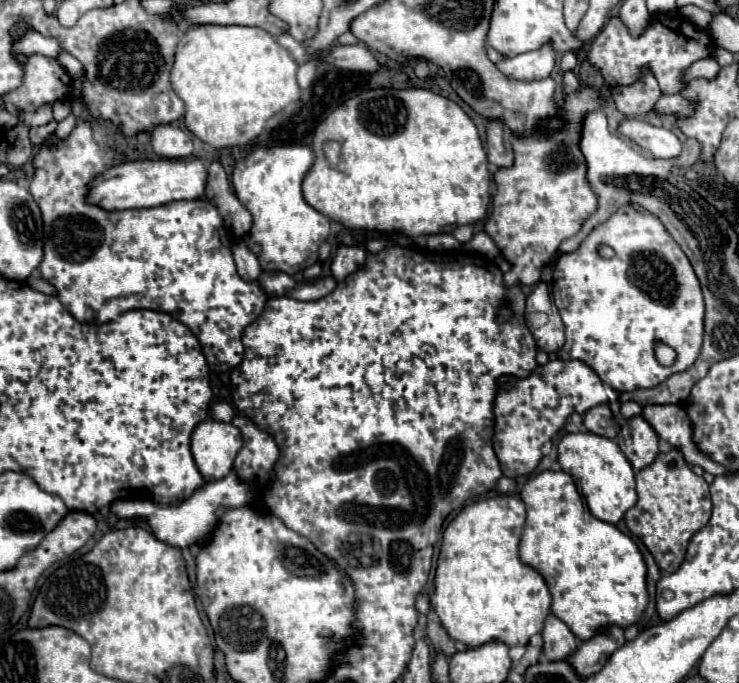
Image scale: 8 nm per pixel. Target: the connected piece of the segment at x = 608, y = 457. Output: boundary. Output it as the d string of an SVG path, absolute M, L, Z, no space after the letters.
M589 431L567 433L559 443L559 465L575 479L579 493L585 497L587 507L591 503L591 513L597 519L617 523L625 515L625 511L637 503L633 467L621 453L619 445L607 437Z

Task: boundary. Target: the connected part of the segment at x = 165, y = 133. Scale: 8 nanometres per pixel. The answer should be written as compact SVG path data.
M157 125L151 131L153 151L167 159L181 159L193 153L193 139L173 125Z

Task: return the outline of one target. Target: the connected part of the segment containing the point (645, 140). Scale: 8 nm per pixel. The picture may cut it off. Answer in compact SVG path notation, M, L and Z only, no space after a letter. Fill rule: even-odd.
M639 119L621 121L617 133L649 151L655 159L673 159L681 153L681 141L673 131L649 125Z

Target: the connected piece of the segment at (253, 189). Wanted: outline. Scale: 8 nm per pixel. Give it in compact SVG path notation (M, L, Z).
M273 145L273 147L257 147L243 161L239 161L233 169L233 187L237 199L251 211L253 227L251 235L247 235L247 247L257 255L261 269L265 271L287 271L287 275L297 275L299 271L311 267L319 259L319 245L329 237L331 221L323 213L315 211L305 199L301 191L301 183L315 161L315 153L309 145Z

